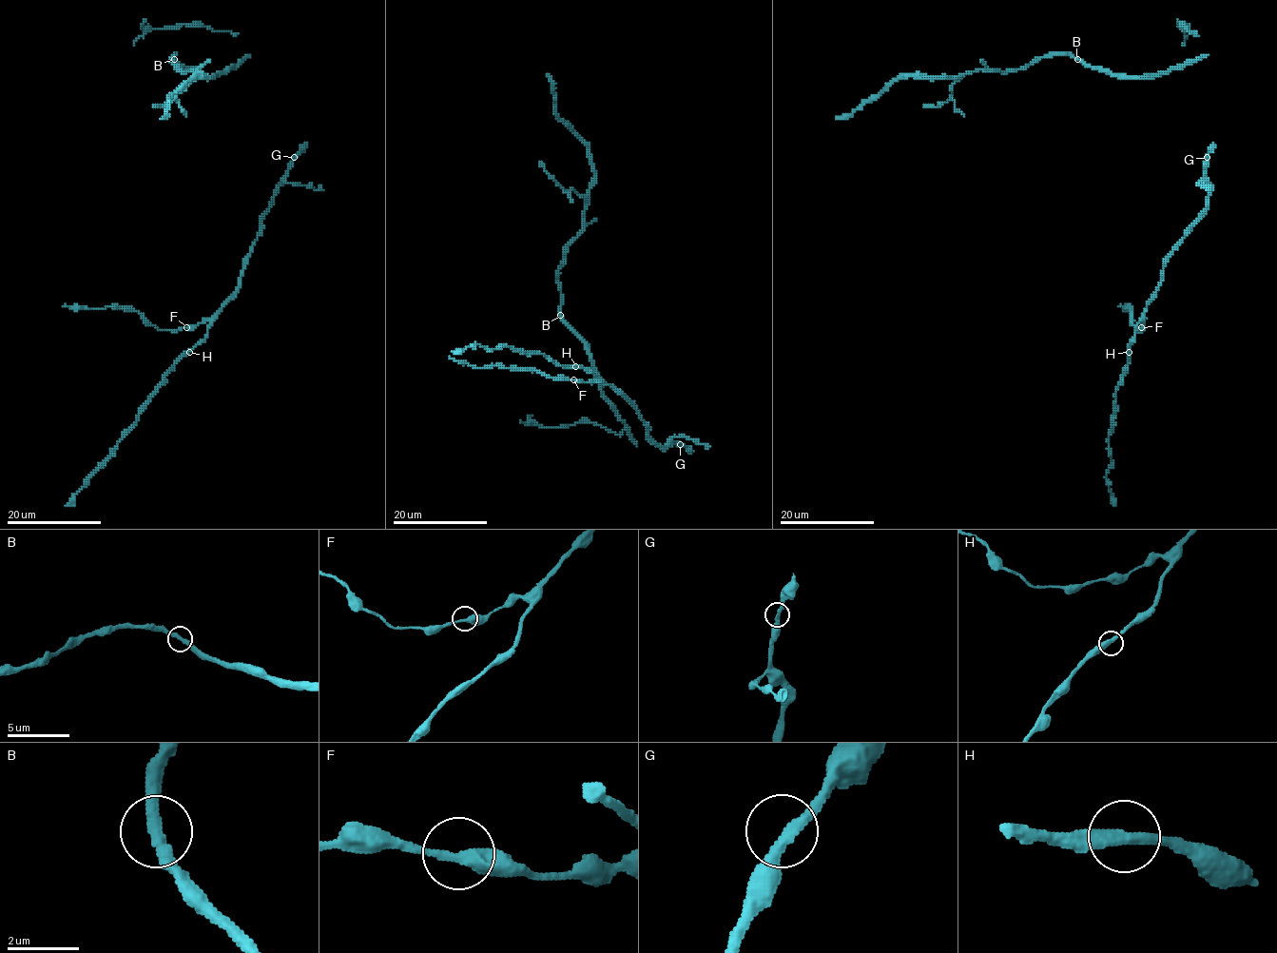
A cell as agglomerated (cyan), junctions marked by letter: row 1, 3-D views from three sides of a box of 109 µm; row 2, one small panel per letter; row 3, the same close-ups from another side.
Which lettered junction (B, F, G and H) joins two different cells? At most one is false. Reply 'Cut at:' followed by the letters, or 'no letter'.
Cut at: no letter

